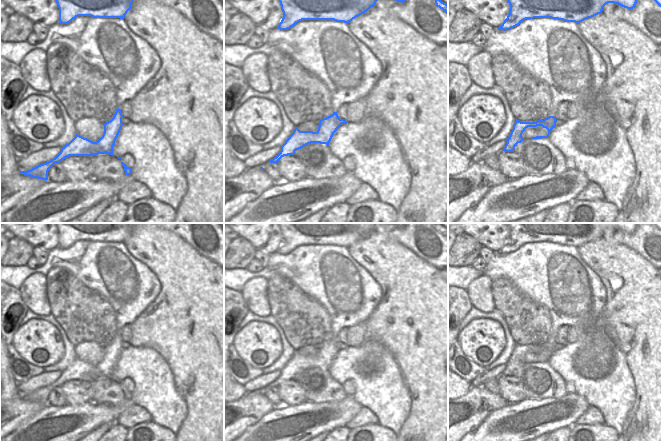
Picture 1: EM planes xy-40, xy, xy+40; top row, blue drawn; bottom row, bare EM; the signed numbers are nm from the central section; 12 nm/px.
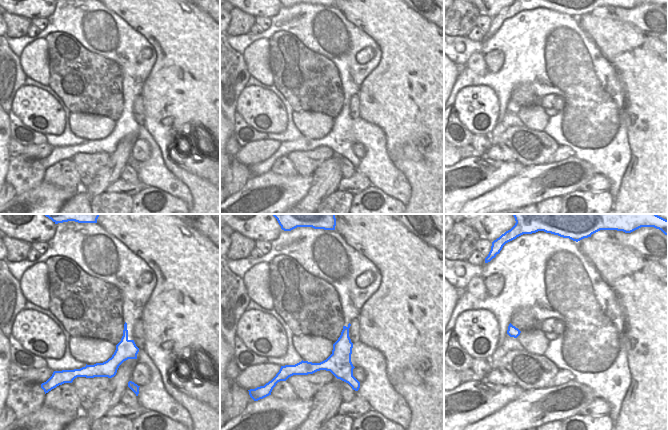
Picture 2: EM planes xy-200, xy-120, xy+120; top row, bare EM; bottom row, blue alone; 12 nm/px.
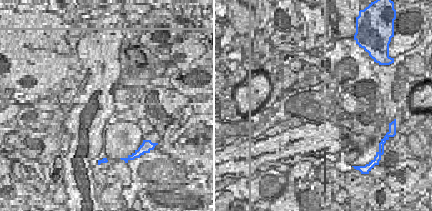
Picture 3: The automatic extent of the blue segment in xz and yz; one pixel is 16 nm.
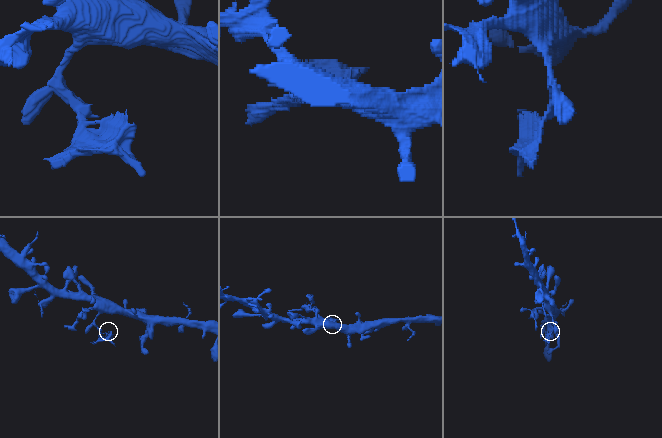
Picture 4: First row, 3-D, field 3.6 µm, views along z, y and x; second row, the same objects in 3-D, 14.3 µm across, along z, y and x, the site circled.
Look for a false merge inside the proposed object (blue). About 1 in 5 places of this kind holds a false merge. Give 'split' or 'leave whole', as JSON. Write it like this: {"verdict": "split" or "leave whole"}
{"verdict": "split"}

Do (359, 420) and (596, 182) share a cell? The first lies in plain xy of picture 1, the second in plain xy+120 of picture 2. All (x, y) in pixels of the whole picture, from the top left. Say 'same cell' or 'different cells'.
same cell

